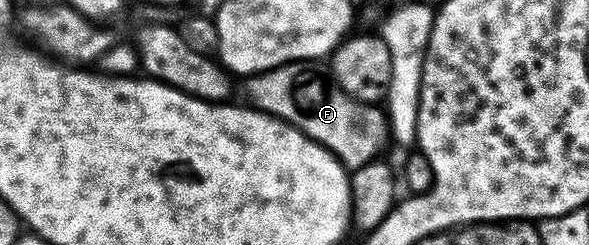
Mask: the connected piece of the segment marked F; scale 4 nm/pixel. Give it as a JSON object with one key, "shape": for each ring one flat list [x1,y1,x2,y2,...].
{"shape":[[307,61,287,62,274,67,273,70,264,70,261,74,249,77,247,79,249,100,247,99,247,101,254,104,255,109,262,110,273,118,288,122,295,130,305,134,319,146,326,147,339,160,340,165,349,172,377,161,381,157,379,154,383,152,384,145,390,142,389,119,386,117,385,111,376,104,357,102,349,94,342,92,339,86,329,84,326,78,326,83,324,83,323,76,312,66,315,65,309,64]]}

